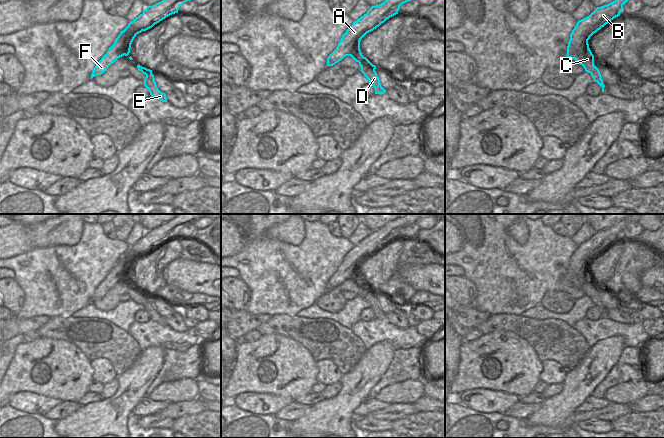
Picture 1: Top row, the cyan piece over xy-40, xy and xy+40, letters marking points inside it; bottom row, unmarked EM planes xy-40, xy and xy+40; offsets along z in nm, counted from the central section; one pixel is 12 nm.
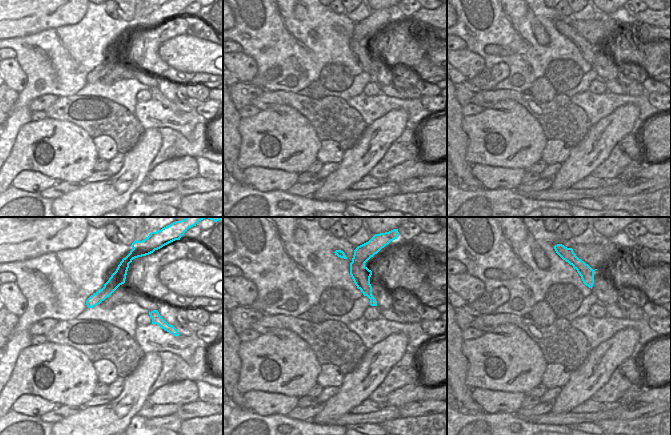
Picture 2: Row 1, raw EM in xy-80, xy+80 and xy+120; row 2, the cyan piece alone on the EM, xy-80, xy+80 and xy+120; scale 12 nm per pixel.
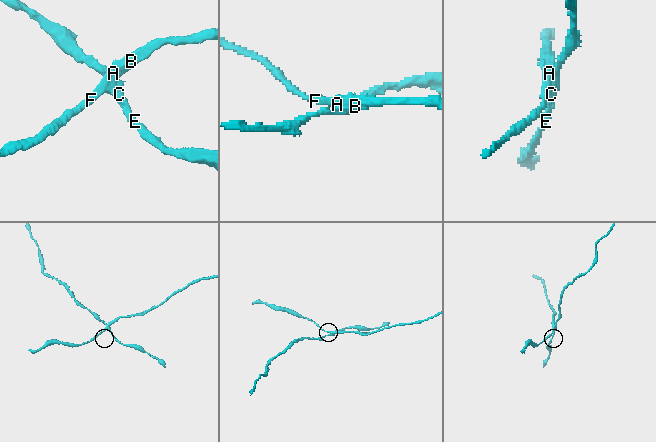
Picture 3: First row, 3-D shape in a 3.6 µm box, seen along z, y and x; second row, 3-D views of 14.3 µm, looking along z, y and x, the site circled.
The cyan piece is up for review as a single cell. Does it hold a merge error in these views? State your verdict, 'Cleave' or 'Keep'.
Cleave

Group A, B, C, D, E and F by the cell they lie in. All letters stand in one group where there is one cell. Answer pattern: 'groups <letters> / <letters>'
groups A B F / C D E

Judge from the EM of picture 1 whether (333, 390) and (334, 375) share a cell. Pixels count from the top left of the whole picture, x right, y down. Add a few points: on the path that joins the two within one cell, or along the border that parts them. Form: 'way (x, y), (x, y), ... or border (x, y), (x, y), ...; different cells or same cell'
border (339, 381), (326, 386); different cells

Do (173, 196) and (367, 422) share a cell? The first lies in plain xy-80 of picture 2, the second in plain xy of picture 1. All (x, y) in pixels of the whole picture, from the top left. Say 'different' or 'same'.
same

